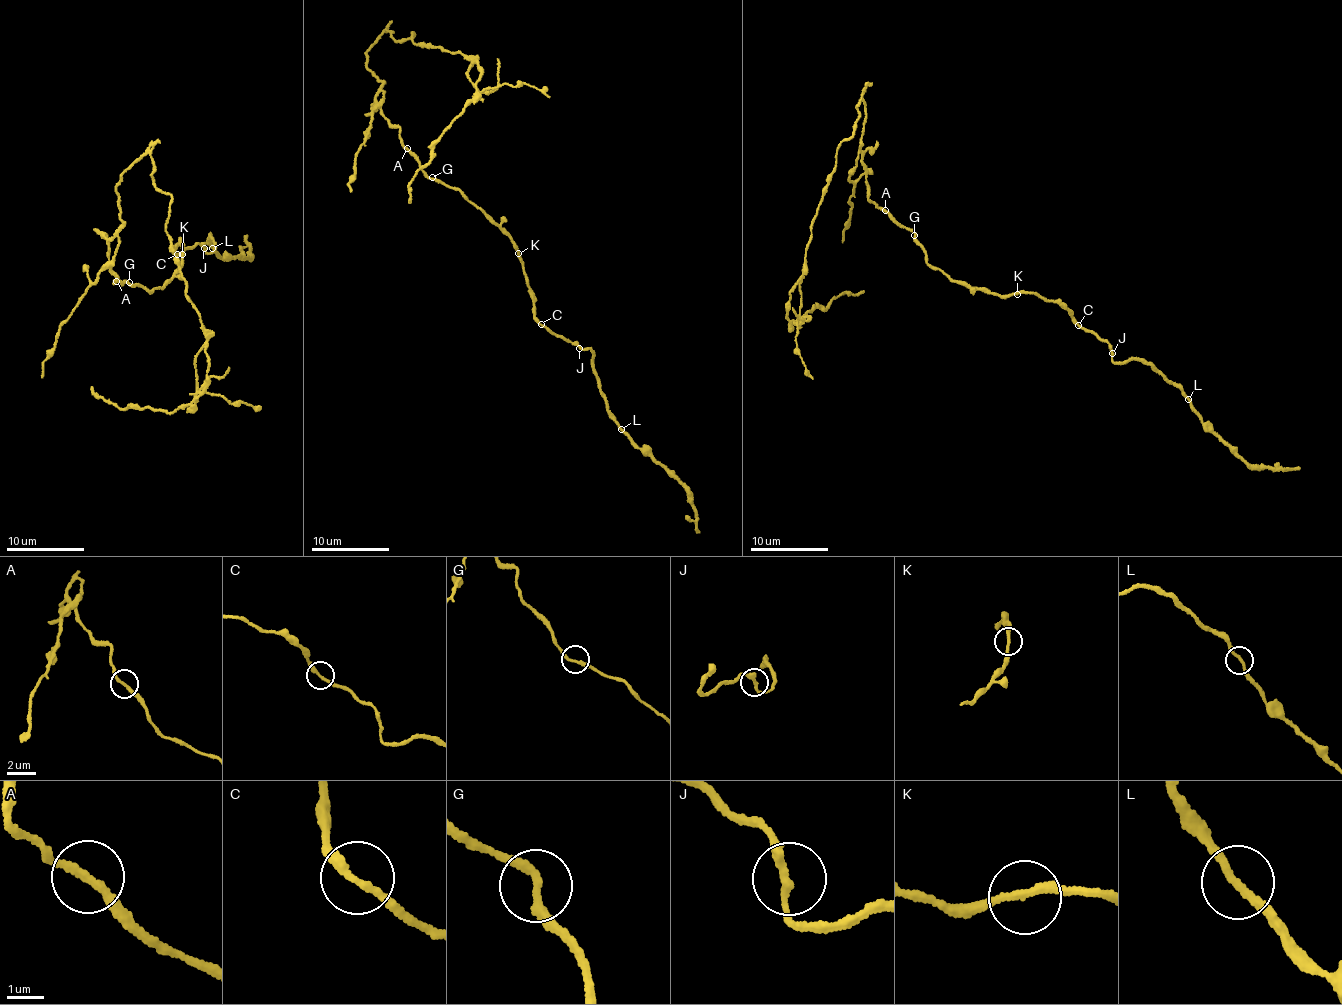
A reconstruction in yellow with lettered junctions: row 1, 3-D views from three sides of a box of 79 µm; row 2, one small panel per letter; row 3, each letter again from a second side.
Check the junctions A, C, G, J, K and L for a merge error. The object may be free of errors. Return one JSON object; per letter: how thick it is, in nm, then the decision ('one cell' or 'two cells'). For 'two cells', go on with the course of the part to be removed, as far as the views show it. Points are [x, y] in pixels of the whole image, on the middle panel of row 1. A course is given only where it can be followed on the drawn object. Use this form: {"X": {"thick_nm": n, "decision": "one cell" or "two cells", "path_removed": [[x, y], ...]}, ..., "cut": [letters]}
{"A": {"thick_nm": 240, "decision": "two cells", "path_removed": [[407, 148], [365, 63], [386, 31], [461, 52], [478, 96], [416, 173], [410, 201]]}, "C": {"thick_nm": 240, "decision": "one cell"}, "G": {"thick_nm": 240, "decision": "one cell"}, "J": {"thick_nm": 240, "decision": "one cell"}, "K": {"thick_nm": 200, "decision": "one cell"}, "L": {"thick_nm": 200, "decision": "one cell"}, "cut": ["A"]}

